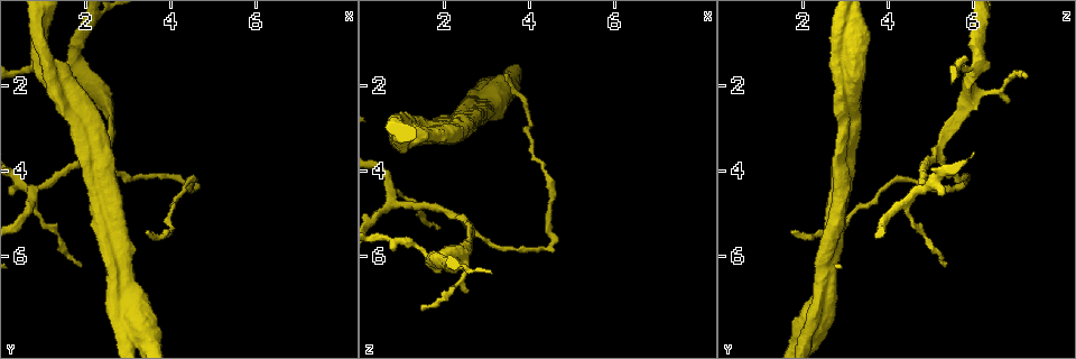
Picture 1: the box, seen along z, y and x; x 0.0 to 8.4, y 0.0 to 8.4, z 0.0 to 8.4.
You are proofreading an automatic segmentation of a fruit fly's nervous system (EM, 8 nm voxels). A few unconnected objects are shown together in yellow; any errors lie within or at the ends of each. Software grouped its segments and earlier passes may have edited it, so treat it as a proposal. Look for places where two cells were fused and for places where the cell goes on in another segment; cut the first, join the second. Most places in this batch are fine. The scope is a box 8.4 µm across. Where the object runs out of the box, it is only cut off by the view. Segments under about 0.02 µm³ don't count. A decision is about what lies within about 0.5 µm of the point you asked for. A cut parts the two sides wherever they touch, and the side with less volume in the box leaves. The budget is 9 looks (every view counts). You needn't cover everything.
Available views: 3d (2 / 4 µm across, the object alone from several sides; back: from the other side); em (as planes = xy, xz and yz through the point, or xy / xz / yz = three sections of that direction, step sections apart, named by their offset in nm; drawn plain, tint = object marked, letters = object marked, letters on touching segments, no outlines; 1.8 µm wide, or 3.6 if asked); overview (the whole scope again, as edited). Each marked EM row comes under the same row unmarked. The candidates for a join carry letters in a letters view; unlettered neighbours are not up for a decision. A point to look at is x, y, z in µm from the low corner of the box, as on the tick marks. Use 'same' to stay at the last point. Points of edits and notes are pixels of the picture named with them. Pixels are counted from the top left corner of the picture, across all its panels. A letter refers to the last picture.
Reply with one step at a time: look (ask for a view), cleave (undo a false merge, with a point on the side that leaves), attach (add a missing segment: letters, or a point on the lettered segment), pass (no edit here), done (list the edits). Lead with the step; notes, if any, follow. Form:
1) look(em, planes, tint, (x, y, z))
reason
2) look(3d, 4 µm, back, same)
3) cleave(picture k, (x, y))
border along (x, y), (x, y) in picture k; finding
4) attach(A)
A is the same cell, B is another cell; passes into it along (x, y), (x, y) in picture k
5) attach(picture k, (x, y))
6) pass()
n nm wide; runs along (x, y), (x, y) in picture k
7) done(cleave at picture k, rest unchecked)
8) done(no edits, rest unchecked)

look(em, 3.6 µm, planes, letters, (3.45, 7.85, 2.05))

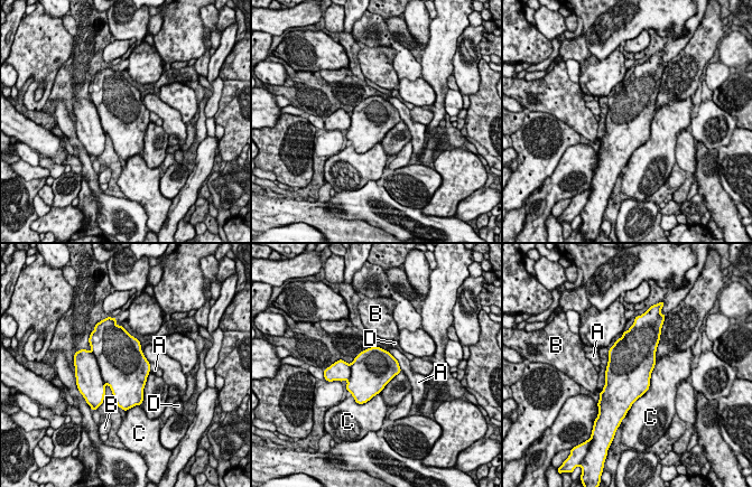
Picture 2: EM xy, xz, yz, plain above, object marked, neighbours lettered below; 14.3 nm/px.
pass()
C touches over 800 nm; A, B, C and D are other cells; border along (387, 350), (397, 361), (401, 370) in picture 2; continuous, no second cell

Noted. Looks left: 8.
look(em, planes, tint, (2.45, 3.60, 5.10))
a fork

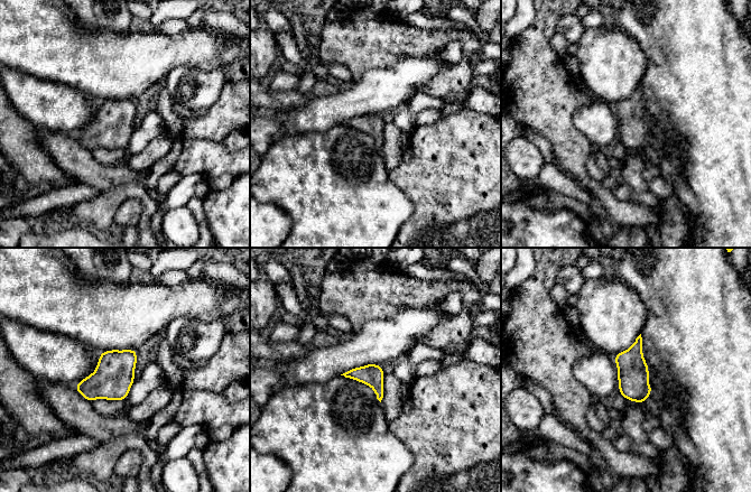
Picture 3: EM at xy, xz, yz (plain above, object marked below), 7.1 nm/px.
look(em, planes, letters, same)

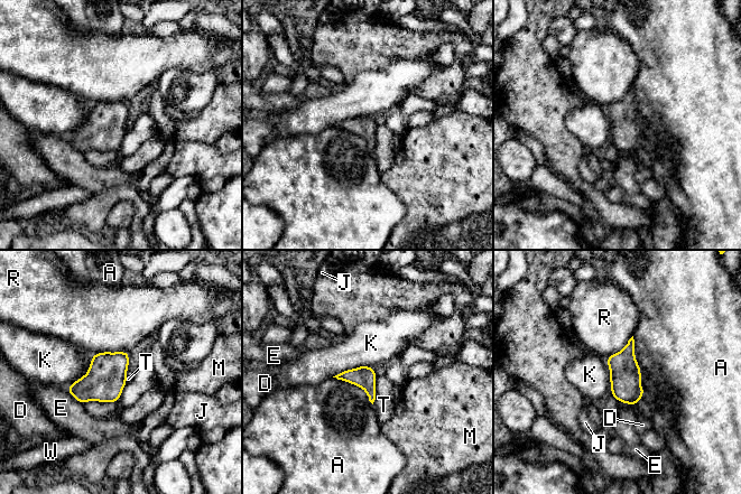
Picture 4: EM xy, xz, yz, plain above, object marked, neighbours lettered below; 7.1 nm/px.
pass()
A, D, E, J, K, M, R, T and W are other cells; border along (378, 376), (372, 403) in picture 4; continuous, no second cell

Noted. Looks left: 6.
look(3d, 2 µm, back, (1.20, 1.65, 3.15))
a fork

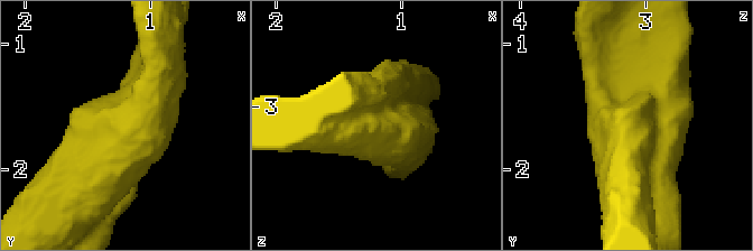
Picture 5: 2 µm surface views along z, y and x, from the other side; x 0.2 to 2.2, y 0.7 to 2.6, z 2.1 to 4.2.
look(em, xy, step 16, tint, (1.18, 1.70, 3.18))
3 arms; arms of 280, 300, 460 nm; shape alone is not enough

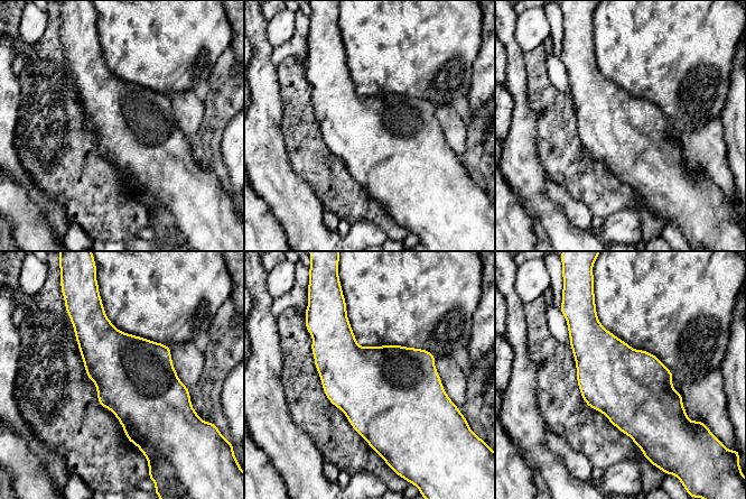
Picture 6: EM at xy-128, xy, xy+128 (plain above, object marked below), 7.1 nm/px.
look(em, planes, letters, same)
cut it another way

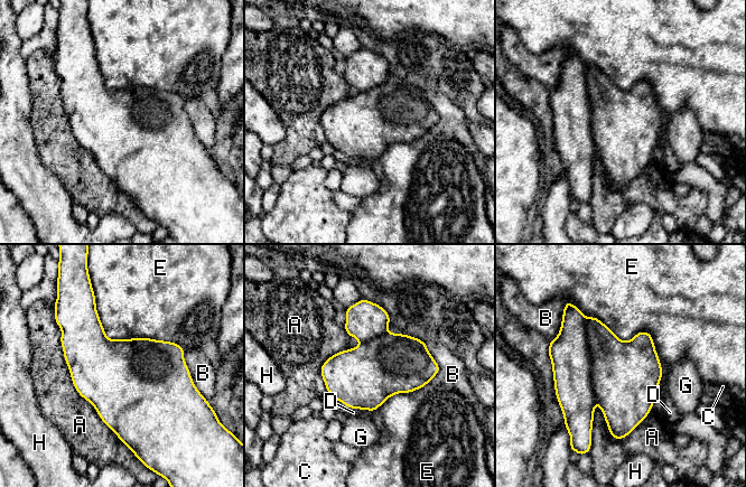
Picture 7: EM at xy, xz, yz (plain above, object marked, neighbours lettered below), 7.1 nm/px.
pass()
460 nm wide; A, B, C, D, E, G and H are other cells; border along (56, 322), (74, 389), (121, 441) in picture 7; all the same cell

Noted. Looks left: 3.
look(em, planes, tint, (2.40, 3.85, 3.00))
two arms in line, one across

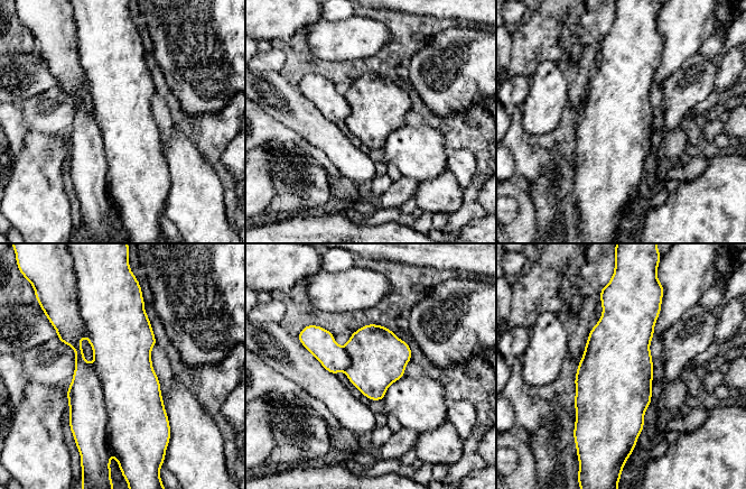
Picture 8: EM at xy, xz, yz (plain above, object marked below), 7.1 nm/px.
look(em, planes, letters, same)
what lies round it

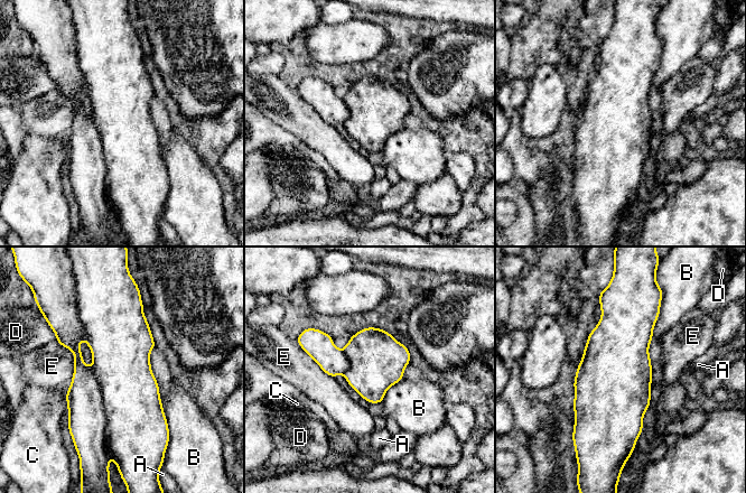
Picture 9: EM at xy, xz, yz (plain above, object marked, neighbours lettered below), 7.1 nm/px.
pass()
A, B, C, D and E are other cells; border along (160, 398), (169, 431) in picture 9; all the same cell

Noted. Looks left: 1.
done(no edits, rest unchecked)

